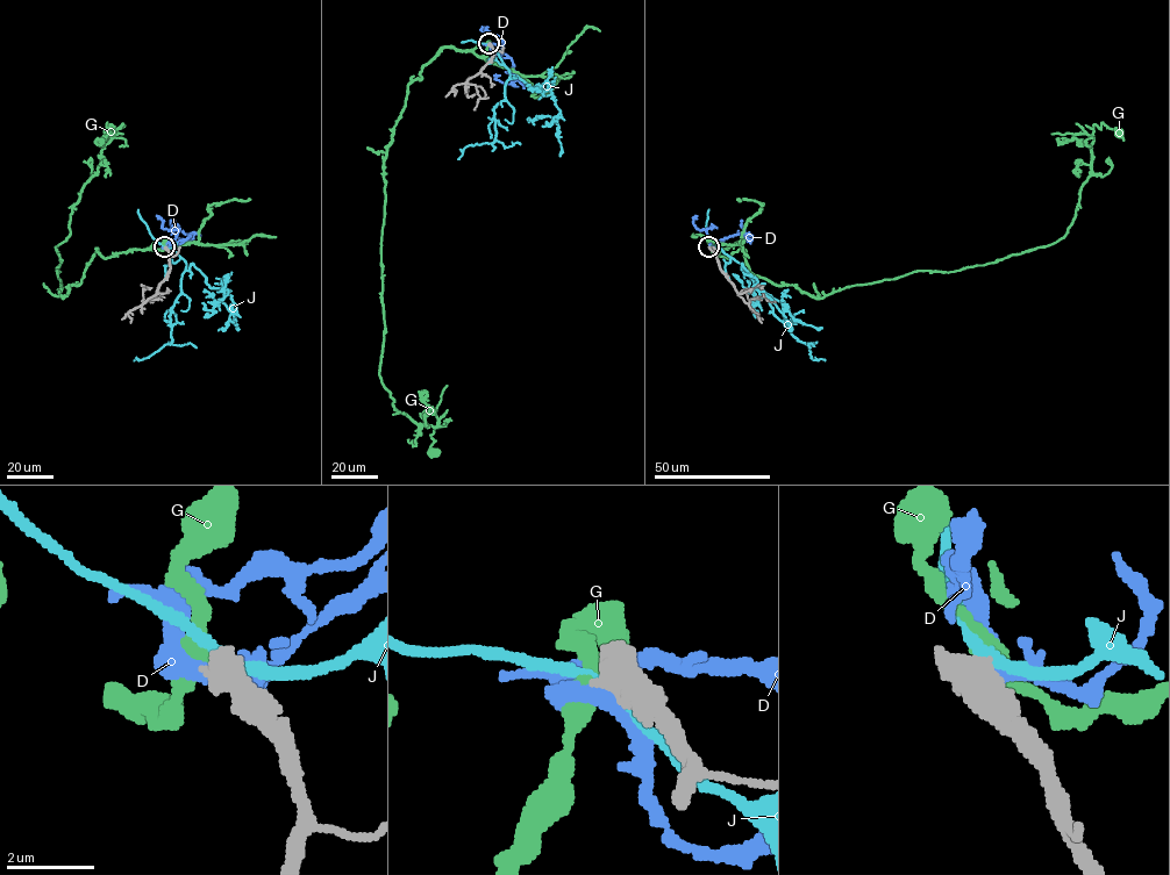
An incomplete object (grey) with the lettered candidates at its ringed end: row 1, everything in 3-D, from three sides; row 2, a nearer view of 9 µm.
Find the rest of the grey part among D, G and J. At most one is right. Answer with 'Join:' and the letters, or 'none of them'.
Join: none of them

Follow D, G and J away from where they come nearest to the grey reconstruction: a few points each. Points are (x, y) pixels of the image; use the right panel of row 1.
D: (711, 248), (717, 249), (719, 241), (742, 232), (749, 239), (742, 220)
G: (711, 248), (744, 249), (755, 275), (815, 298), (993, 263), (1067, 232), (1093, 126), (1119, 133)
J: (711, 248), (719, 248), (740, 264), (765, 293), (772, 313), (794, 337), (808, 344), (812, 359), (825, 360)

